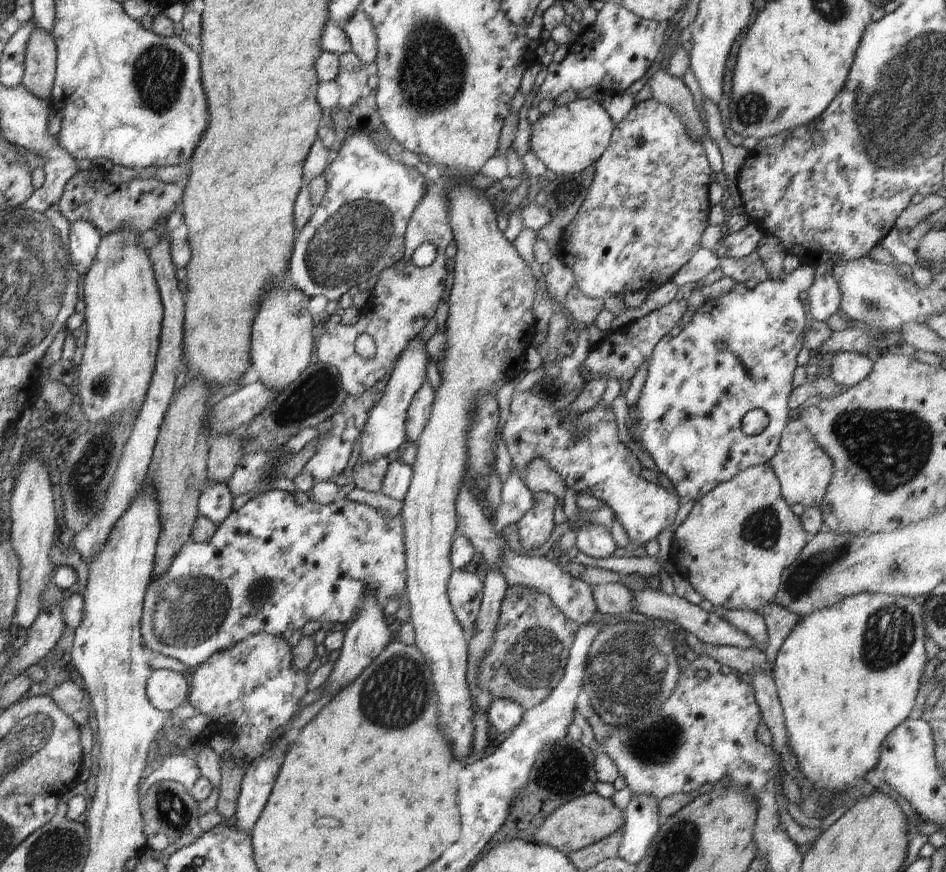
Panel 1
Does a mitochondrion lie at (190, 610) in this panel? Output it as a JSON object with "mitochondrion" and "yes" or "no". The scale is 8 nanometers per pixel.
{"mitochondrion":"yes"}

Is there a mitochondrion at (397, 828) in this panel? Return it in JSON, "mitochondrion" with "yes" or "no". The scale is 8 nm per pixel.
{"mitochondrion":"no"}

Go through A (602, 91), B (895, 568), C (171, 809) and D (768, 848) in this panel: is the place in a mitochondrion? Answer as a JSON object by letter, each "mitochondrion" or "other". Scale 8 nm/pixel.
{"A":"other","B":"mitochondrion","C":"mitochondrion","D":"other"}

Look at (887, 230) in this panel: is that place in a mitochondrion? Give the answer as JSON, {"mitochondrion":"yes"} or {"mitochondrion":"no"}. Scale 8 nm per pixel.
{"mitochondrion":"no"}

